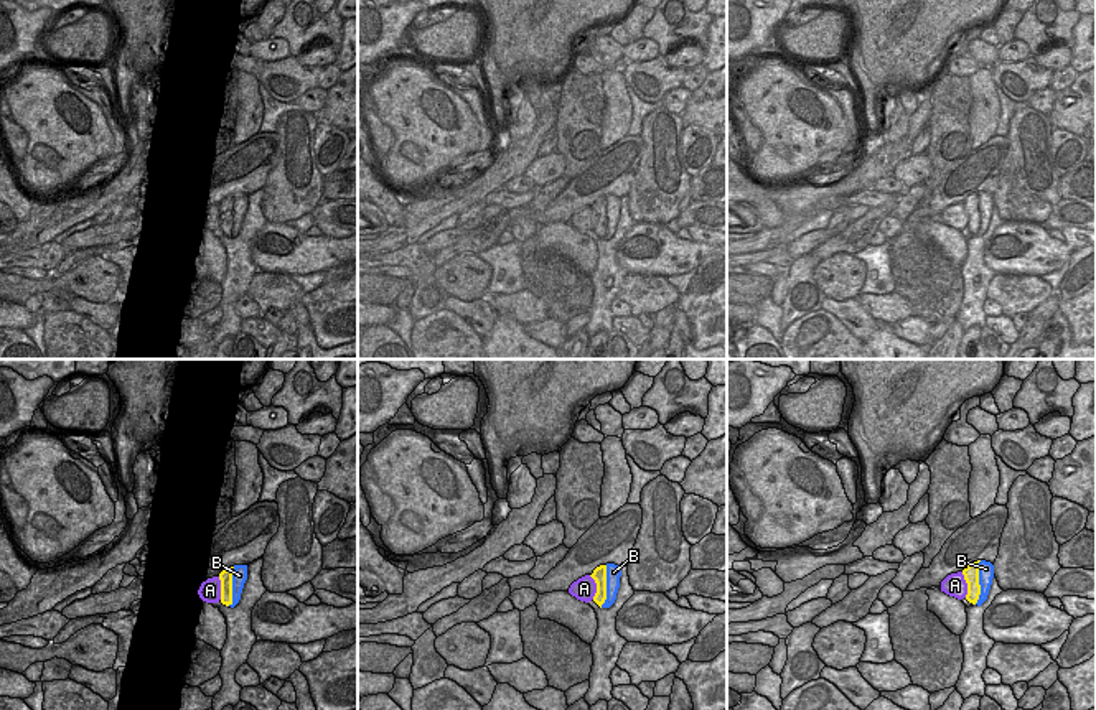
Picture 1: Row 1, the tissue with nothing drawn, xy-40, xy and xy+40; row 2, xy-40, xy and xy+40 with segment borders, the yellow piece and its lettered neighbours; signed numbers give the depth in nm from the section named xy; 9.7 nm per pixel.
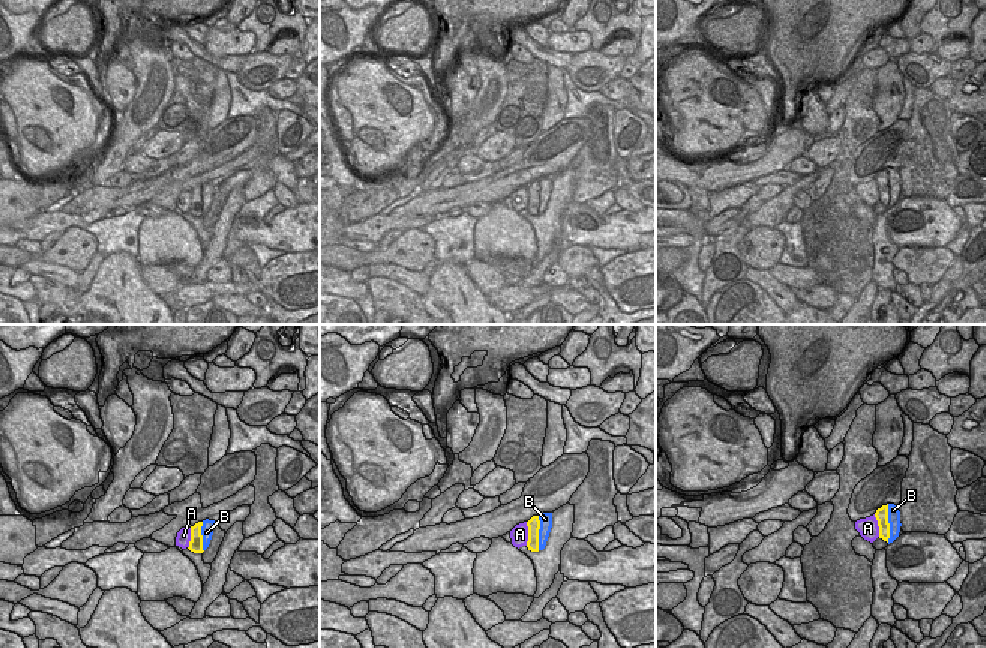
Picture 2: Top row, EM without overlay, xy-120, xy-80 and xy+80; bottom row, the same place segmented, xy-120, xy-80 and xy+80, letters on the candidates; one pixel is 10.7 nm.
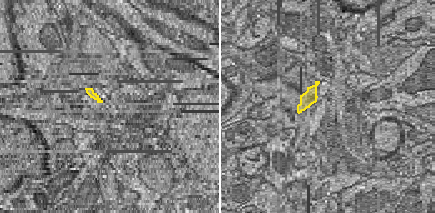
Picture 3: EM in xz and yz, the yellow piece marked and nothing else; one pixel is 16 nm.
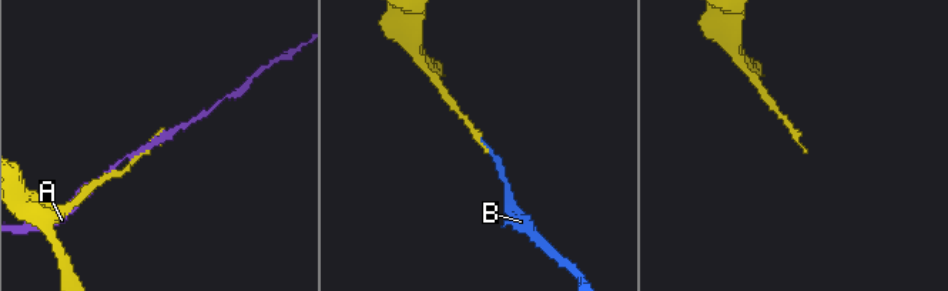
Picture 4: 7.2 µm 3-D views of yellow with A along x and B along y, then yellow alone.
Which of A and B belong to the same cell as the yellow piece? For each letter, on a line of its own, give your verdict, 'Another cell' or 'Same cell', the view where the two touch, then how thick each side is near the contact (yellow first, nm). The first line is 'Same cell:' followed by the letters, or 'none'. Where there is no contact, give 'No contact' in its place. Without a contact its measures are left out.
Same cell: B
A: Another cell. Touches yellow in xy+40. Thickness 160 nm (yellow) against 220 nm
B: Same cell. Touches yellow in xy+40. Thickness 160 nm (yellow) against 160 nm

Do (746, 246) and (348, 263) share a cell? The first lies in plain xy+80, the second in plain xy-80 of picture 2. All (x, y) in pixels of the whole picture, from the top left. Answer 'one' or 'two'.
one

